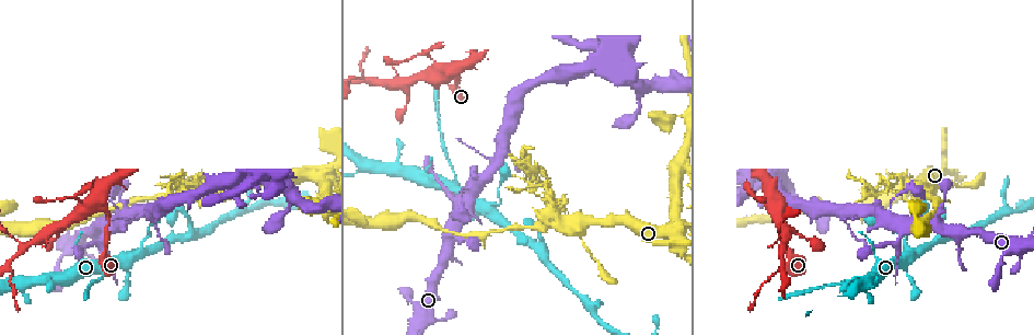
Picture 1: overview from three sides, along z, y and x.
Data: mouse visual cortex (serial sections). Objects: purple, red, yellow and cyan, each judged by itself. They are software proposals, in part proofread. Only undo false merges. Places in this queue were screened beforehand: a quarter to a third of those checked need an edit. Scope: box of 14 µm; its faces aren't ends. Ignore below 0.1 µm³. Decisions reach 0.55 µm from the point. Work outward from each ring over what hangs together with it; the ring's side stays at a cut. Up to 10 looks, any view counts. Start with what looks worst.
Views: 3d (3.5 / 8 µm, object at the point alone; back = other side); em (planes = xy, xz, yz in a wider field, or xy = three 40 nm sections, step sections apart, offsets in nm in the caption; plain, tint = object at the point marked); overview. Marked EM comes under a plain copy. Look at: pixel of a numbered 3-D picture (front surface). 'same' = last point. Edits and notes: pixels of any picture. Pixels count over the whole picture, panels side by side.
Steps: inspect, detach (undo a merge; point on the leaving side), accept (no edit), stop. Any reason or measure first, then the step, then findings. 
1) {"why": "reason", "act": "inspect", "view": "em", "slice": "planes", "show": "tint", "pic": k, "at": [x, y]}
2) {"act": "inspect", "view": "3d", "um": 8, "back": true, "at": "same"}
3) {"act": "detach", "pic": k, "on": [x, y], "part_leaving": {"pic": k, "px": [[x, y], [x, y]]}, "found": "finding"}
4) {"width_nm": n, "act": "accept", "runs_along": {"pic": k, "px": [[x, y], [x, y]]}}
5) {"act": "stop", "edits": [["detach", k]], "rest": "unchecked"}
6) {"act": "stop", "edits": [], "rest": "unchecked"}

{"why": "a narrow waist", "act": "inspect", "view": "3d", "um": 3.5, "pic": 1, "at": [80, 201]}

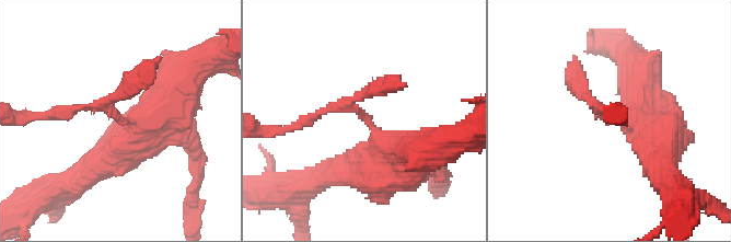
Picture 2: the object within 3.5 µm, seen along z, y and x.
{"why": "shape alone is not enough", "act": "inspect", "view": "em", "slice": "xy", "step": 2, "show": "tint", "pic": 2, "at": [125, 119]}

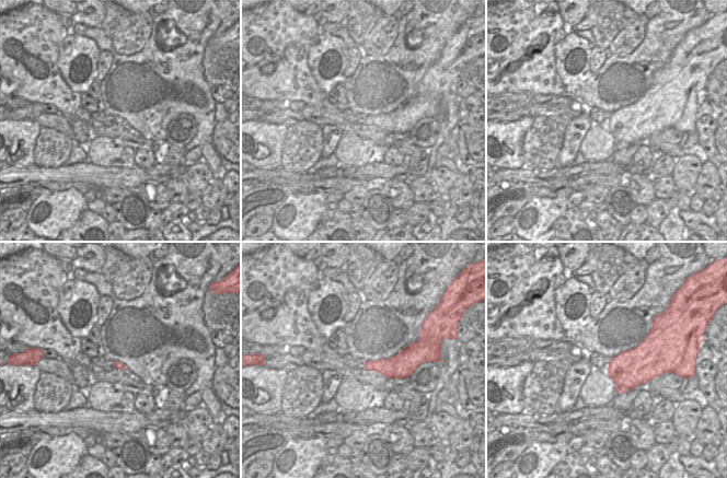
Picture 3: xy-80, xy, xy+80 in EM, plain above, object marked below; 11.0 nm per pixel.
{"width_nm": 190, "act": "detach", "pic": 2, "on": [124, 92], "part_leaving": {"pic": 2, "px": [[119, 119], [103, 105], [25, 119]]}, "found": "two cells meet here"}

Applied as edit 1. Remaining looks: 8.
{"why": "sharp bend", "act": "inspect", "view": "3d", "um": 3.5, "pic": 1, "at": [673, 230]}

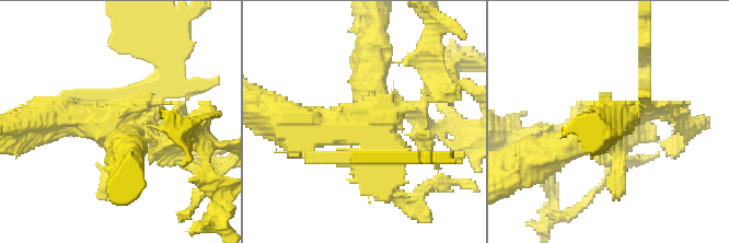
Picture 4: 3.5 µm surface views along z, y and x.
{"act": "inspect", "view": "em", "slice": "xy", "step": 5, "show": "tint", "pic": 4, "at": [371, 120]}

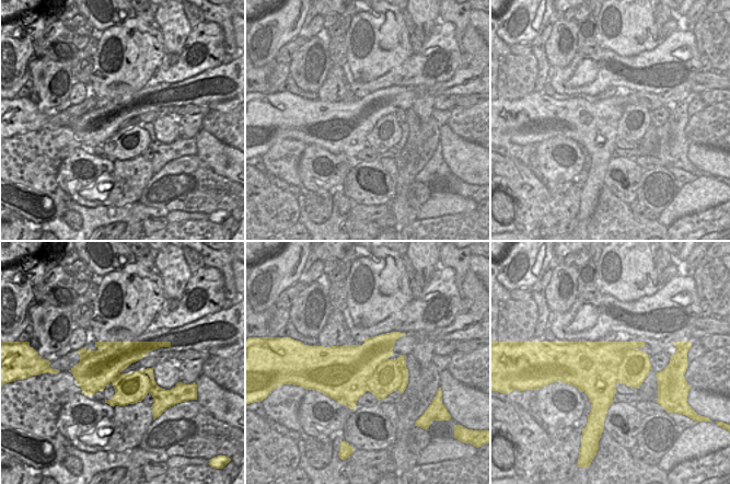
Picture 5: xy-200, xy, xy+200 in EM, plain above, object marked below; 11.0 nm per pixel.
{"width_nm": 600, "act": "detach", "pic": 4, "on": [155, 154], "part_leaving": {"pic": 4, "px": [[128, 128], [125, 175]]}, "found": "two cells meet here"}

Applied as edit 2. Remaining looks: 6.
{"why": "a narrow waist", "act": "inspect", "view": "3d", "um": 3.5, "pic": 1, "at": [578, 235]}

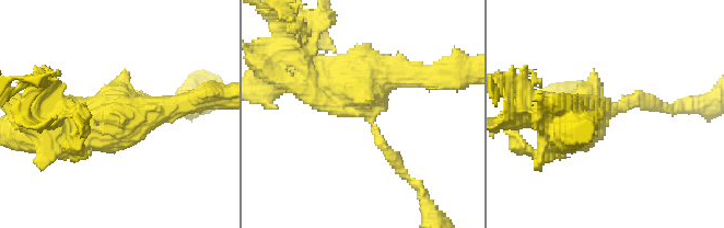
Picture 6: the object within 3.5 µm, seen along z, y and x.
{"act": "detach", "pic": 6, "on": [27, 102], "part_leaving": {"pic": 6, "px": [[538, 109], [518, 81], [515, 81]]}, "found": "two cells meet here"}

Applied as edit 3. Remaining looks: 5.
{"why": "three arms meet", "act": "inspect", "view": "3d", "um": 3.5, "pic": 1, "at": [770, 171]}

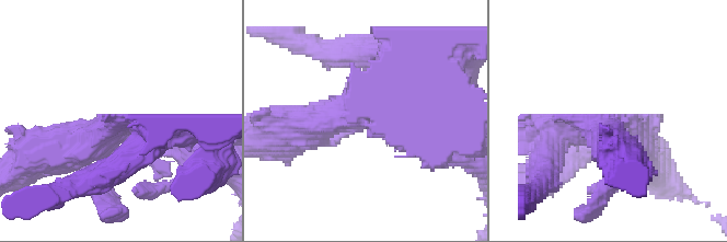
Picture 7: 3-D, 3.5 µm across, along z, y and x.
{"why": "need the tissue", "act": "inspect", "view": "em", "slice": "xy", "step": 5, "show": "tint", "pic": 7, "at": [598, 124]}

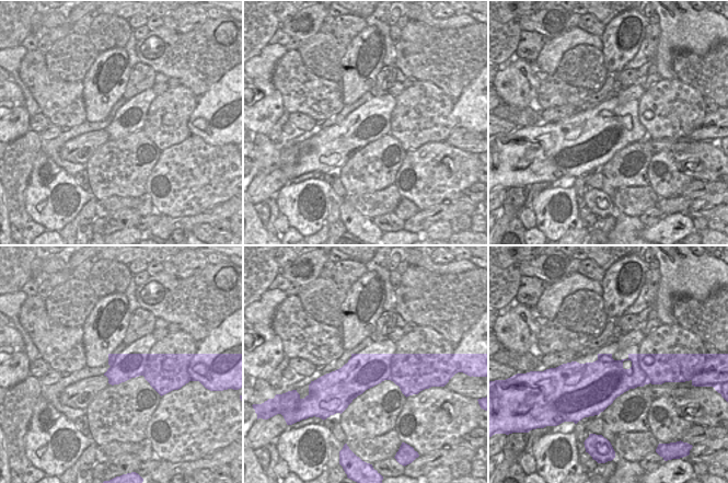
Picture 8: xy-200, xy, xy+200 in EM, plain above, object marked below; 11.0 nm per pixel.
{"act": "detach", "pic": 7, "on": [166, 150], "part_leaving": {"pic": 7, "px": [[133, 124], [163, 124], [223, 151]]}, "found": "a second cell is stuck on"}

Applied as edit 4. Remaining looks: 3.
{"act": "stop", "edits": [["detach", 2], ["detach", 4], ["detach", 6], ["detach", 7]], "rest": "unchecked"}

